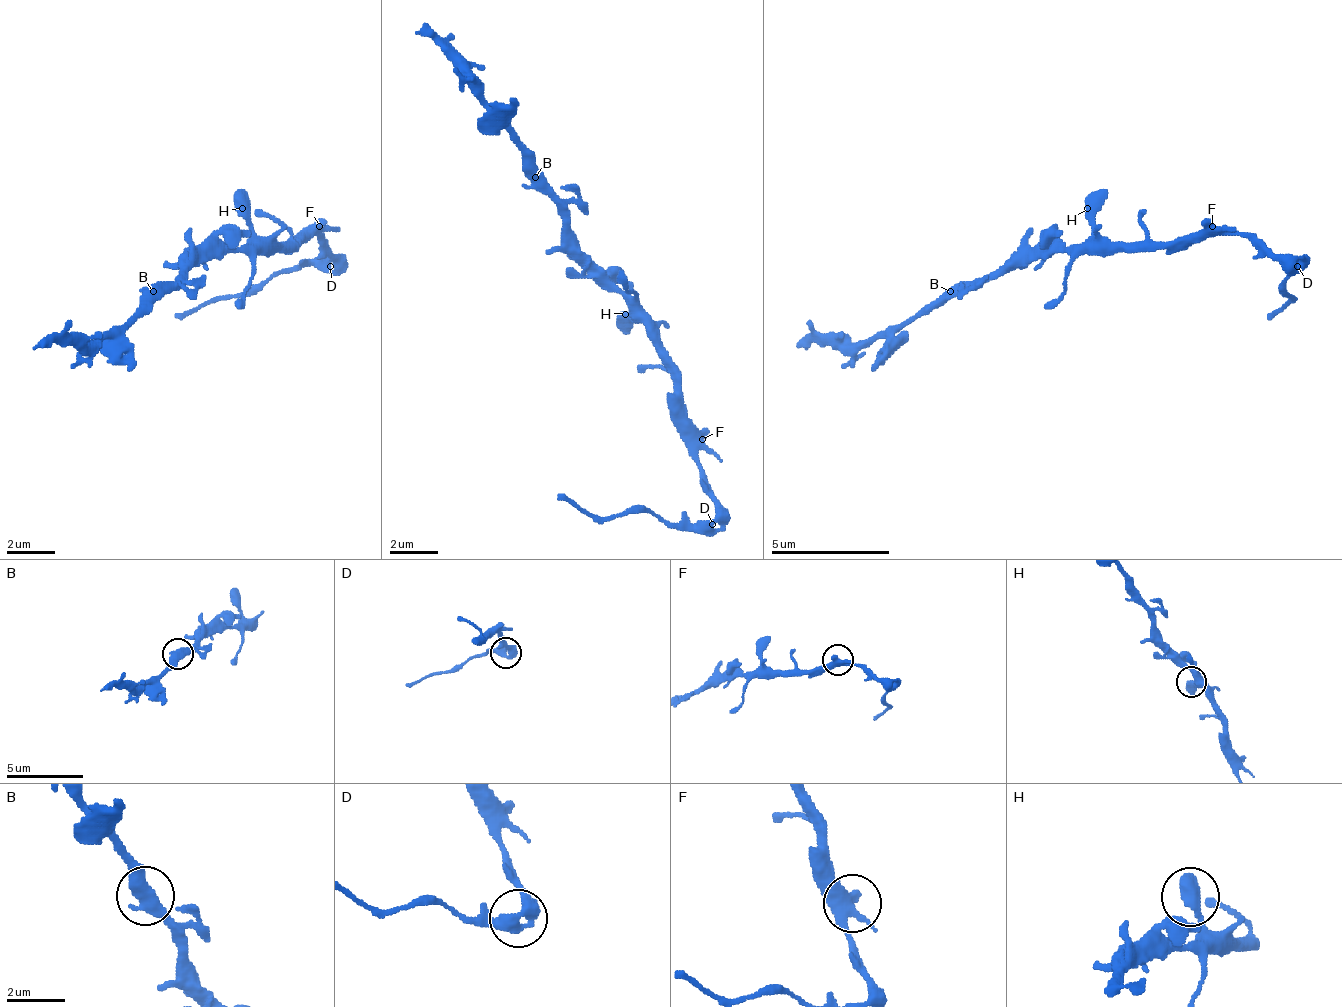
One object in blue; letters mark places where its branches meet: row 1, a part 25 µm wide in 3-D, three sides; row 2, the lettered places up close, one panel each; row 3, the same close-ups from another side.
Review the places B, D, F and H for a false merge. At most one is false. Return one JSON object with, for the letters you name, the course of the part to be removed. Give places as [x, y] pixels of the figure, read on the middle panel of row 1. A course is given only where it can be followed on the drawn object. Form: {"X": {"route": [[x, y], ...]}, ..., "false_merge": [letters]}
{"D": {"route": [[714, 522], [666, 528], [648, 510], [595, 516], [559, 492]]}, "false_merge": ["D"]}

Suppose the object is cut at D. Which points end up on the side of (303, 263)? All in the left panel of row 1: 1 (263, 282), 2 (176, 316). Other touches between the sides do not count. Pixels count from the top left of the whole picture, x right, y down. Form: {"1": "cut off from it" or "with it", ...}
{"1": "with it", "2": "with it"}

